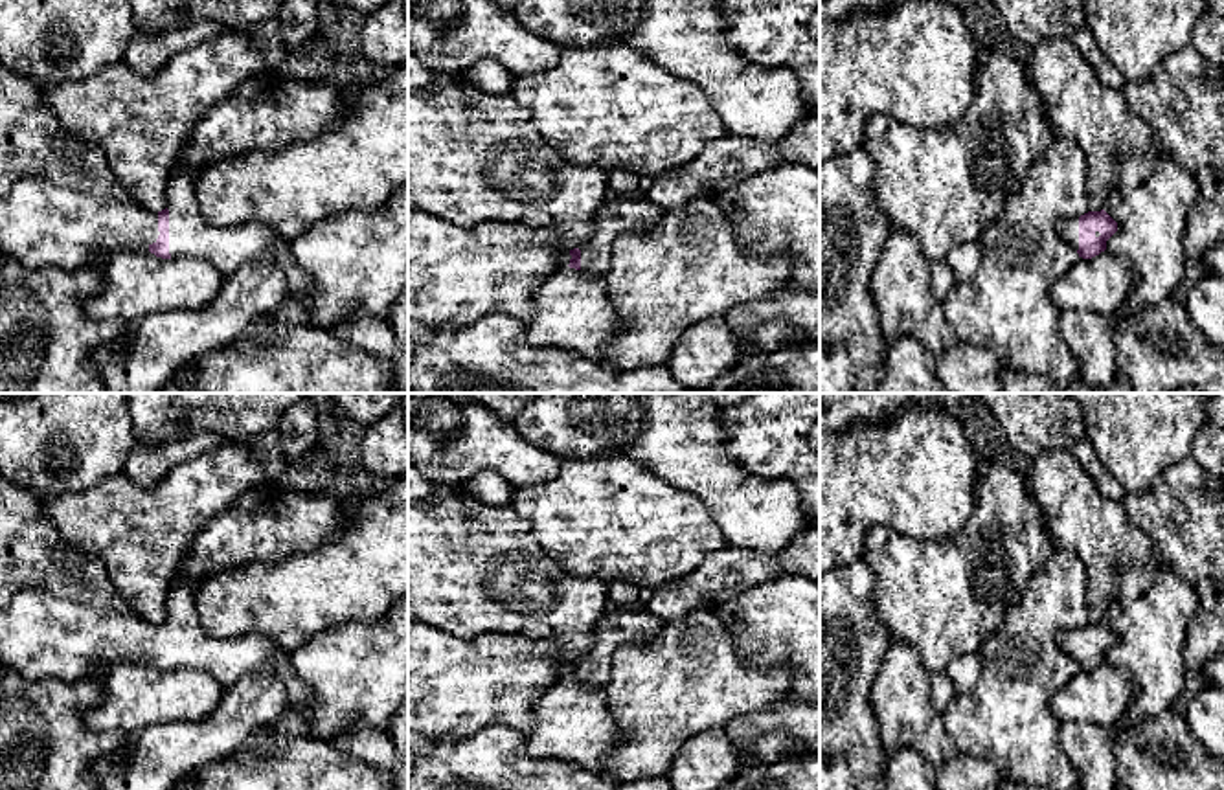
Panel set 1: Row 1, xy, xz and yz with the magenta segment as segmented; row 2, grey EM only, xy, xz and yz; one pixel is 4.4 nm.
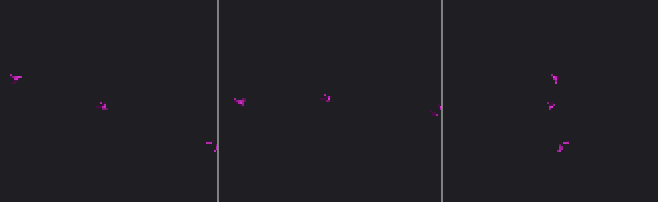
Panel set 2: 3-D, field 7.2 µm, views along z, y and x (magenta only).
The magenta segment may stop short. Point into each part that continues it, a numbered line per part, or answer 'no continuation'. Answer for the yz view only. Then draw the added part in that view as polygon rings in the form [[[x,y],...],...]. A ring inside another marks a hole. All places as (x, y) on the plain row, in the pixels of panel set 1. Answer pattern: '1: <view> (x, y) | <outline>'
1: yz (1068, 642) | [[[1079,628],[1064,630],[1059,636],[1059,647],[1064,650],[1071,660],[1079,661]]]

